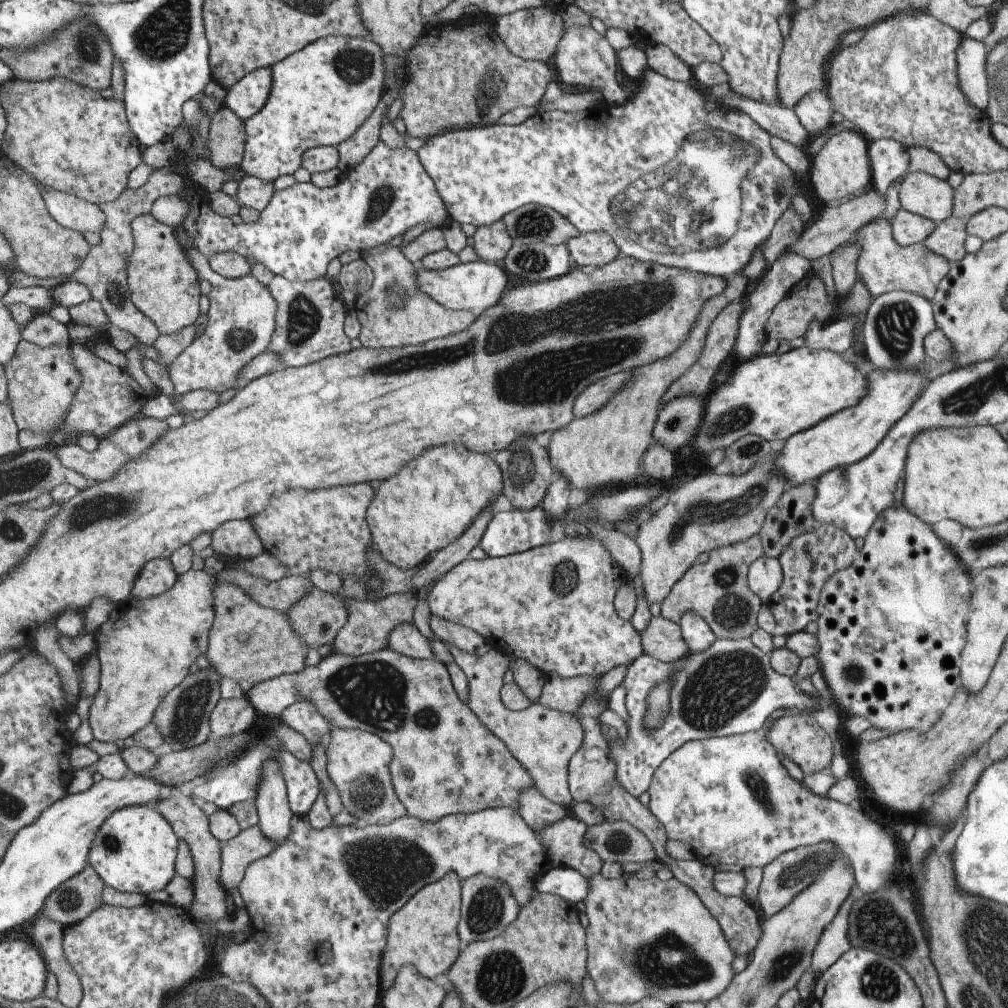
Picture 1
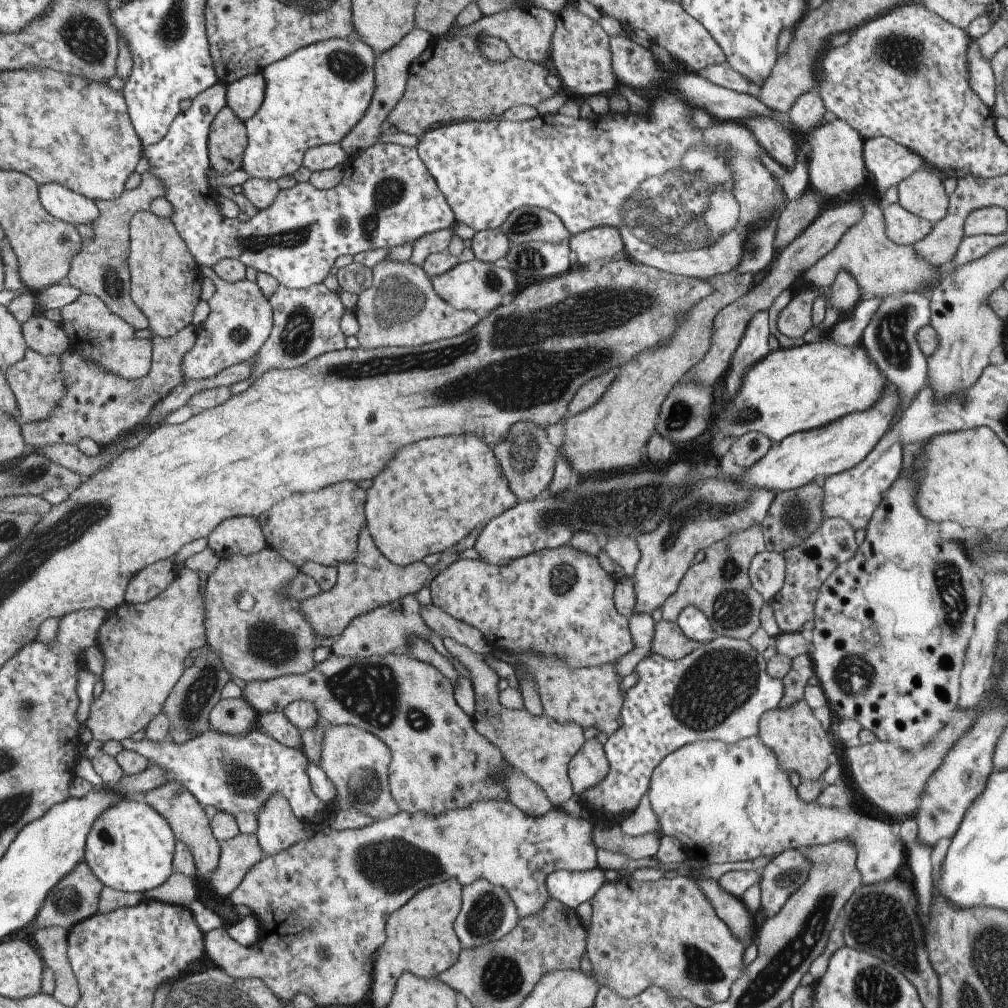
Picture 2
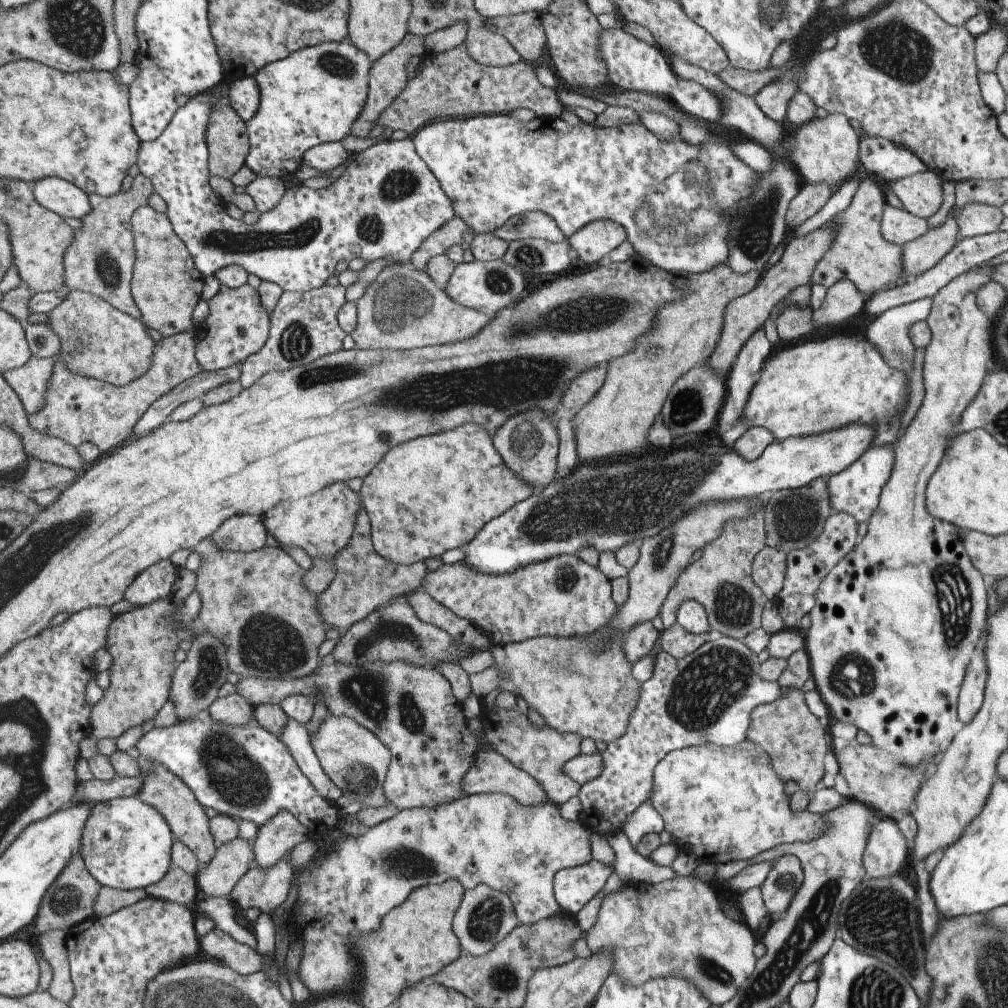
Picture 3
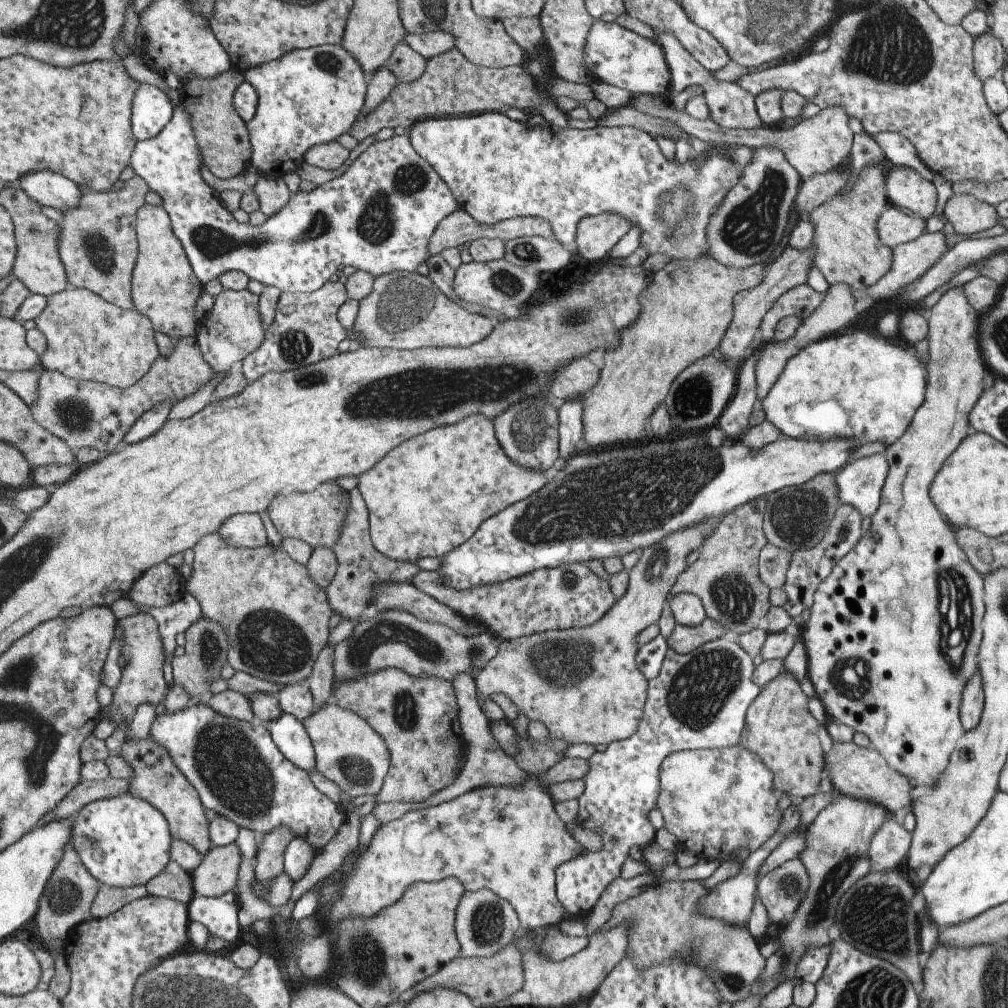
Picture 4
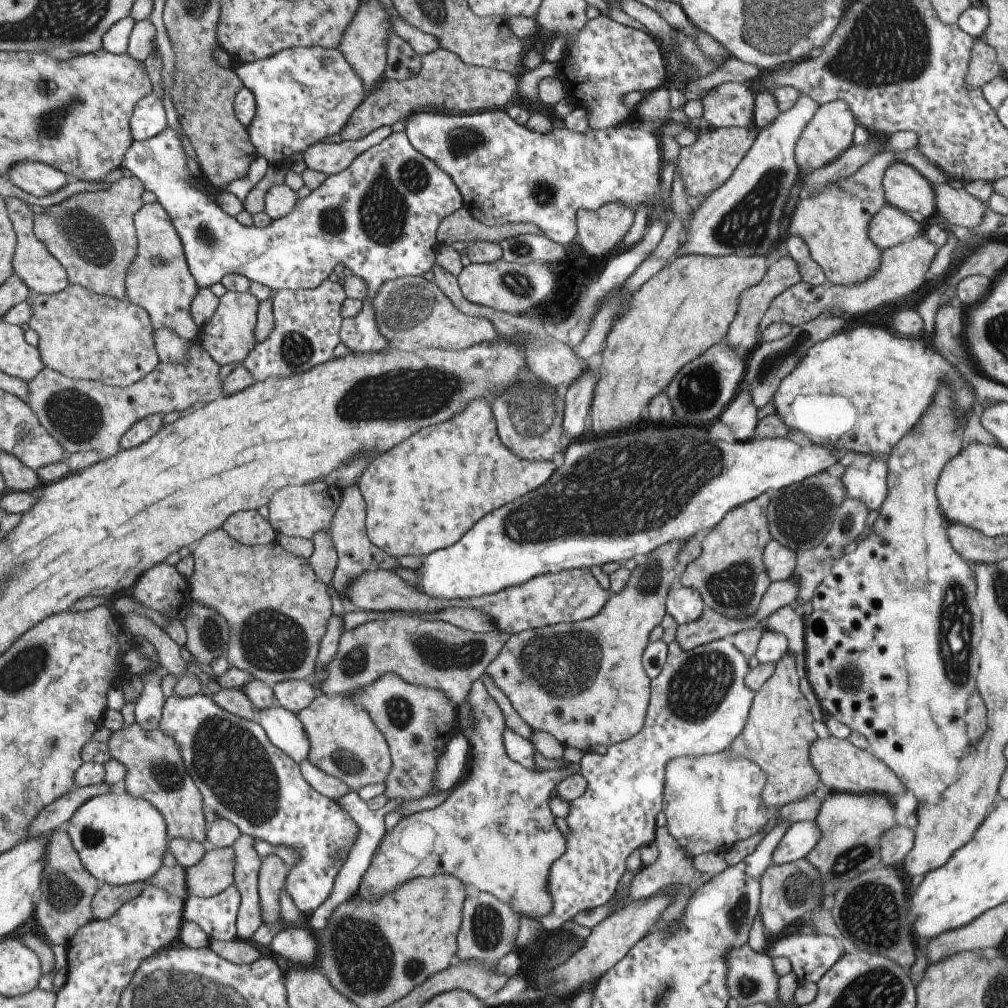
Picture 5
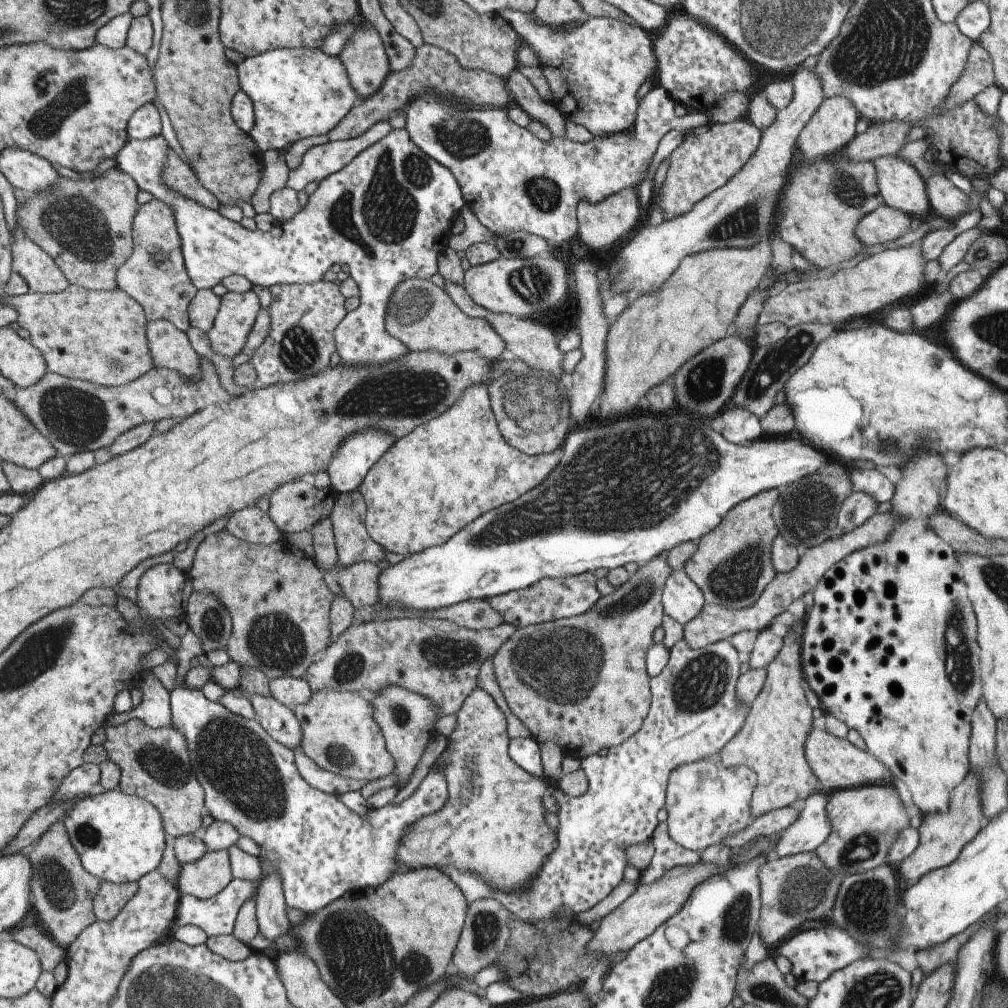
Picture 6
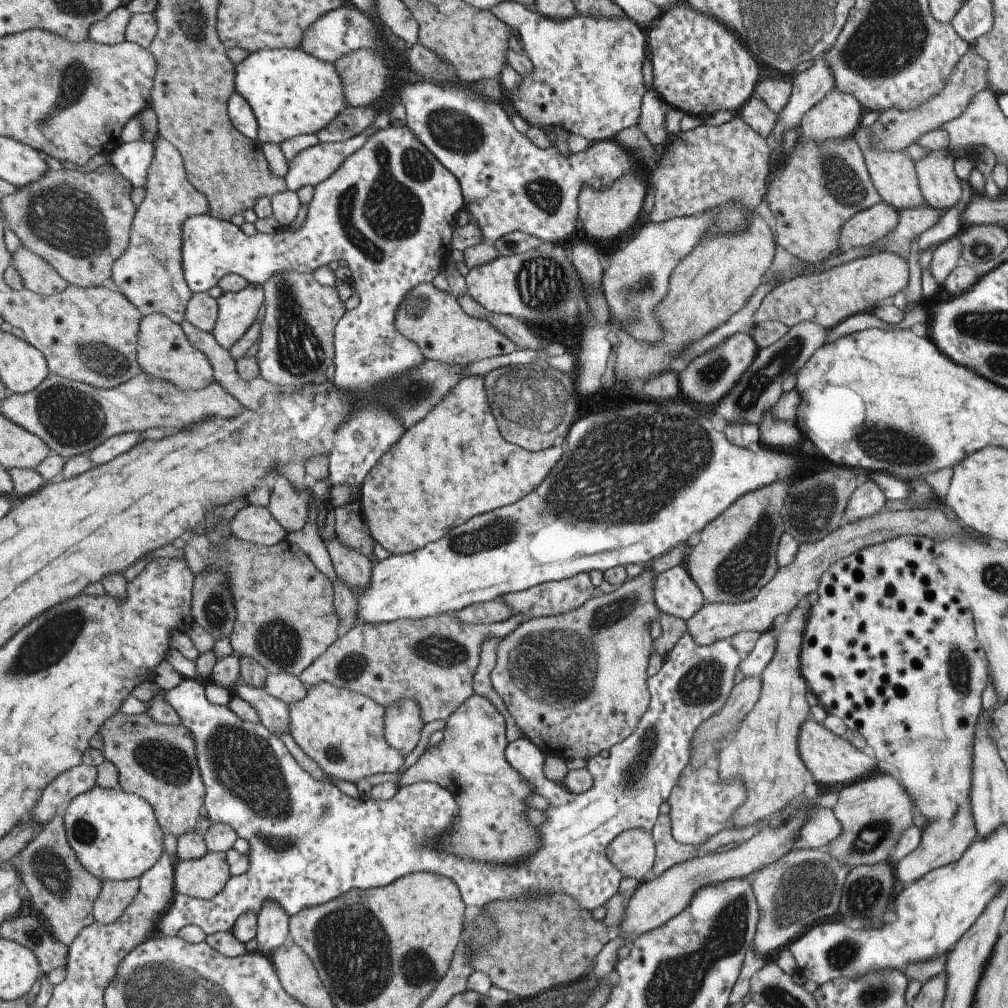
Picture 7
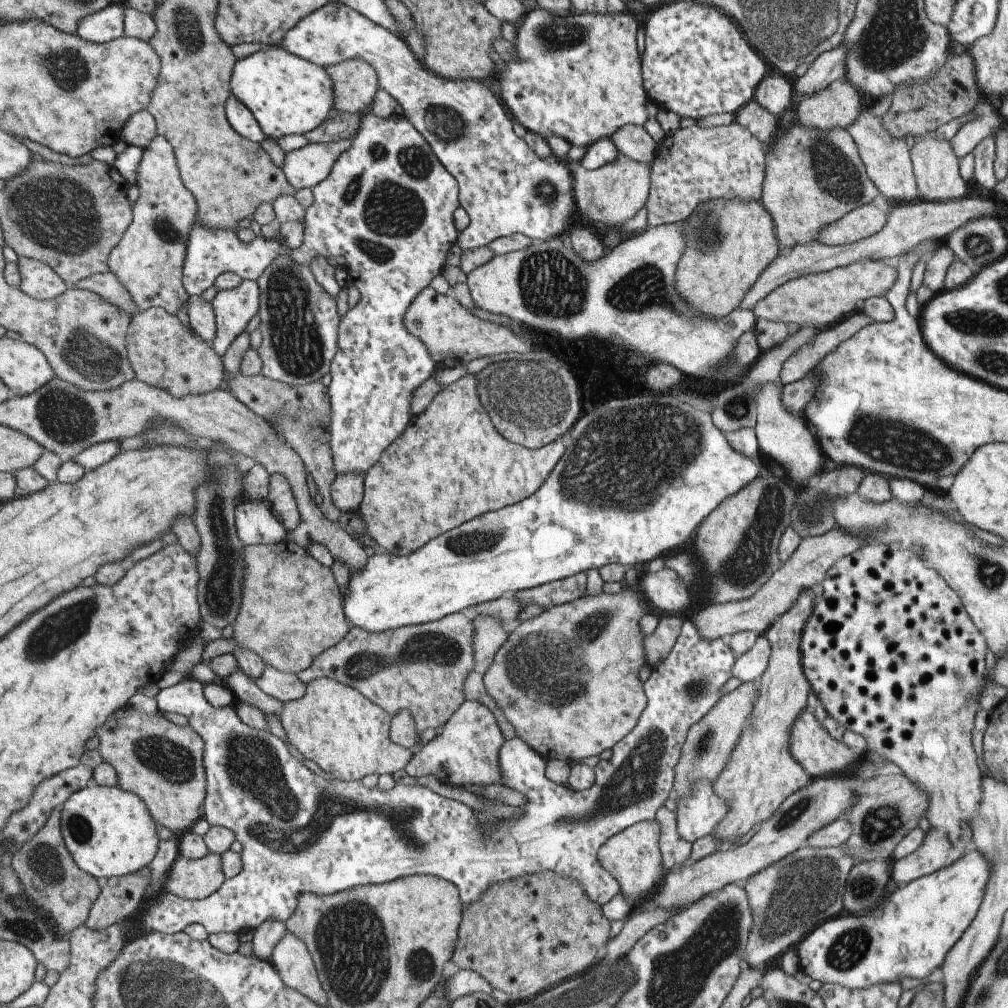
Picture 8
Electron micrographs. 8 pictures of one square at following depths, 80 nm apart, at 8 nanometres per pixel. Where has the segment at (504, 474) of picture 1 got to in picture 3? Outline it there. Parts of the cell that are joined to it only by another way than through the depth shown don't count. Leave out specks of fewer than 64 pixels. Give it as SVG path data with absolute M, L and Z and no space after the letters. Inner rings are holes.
M534 408L508 418L492 434L492 444L499 453L502 463L528 487L539 488L555 480L558 434L543 411Z

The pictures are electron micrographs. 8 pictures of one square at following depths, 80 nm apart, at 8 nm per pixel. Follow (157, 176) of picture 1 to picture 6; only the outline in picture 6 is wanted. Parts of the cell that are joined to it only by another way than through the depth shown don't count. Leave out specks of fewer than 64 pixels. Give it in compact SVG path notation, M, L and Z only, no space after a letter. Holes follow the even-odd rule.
M119 168L107 169L103 178L89 180L90 175L82 175L85 180L70 180L59 177L55 187L40 193L25 196L26 203L16 208L16 224L45 254L48 254L65 275L69 285L77 285L87 290L114 291L116 269L131 254L132 218L138 209L136 194L139 192L135 181Z

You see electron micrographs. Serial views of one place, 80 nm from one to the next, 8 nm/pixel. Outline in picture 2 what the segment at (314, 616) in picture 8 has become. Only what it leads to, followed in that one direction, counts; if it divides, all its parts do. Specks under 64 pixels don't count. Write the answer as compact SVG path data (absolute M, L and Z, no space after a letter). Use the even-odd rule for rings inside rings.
M265 546L249 556L230 555L221 559L213 572L203 577L204 633L206 644L220 660L230 678L264 681L285 675L300 675L313 668L312 654L318 646L318 638L306 619L298 611L299 601L288 601L278 592L297 573L298 568L287 562L277 551Z

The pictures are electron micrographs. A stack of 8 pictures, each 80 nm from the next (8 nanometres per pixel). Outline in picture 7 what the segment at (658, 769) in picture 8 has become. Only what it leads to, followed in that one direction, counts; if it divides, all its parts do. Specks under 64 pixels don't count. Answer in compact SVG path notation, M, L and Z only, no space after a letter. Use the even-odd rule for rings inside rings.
M683 633L677 642L673 645L673 648L665 655L665 660L661 668L655 675L648 676L646 678L646 687L650 694L650 701L646 711L640 716L636 729L623 739L620 743L614 744L611 748L608 748L609 755L603 756L595 755L591 758L586 759L584 766L587 773L591 776L591 786L580 793L570 793L560 783L554 783L544 777L542 766L544 763L544 753L537 748L527 737L521 736L517 740L507 743L506 749L504 750L505 760L521 775L534 790L534 793L541 795L547 802L549 802L549 808L545 812L546 820L538 826L538 839L540 844L538 848L530 857L523 861L518 861L513 865L494 865L491 863L485 863L484 861L466 861L463 859L456 859L449 853L445 853L442 849L438 848L436 842L442 839L443 835L446 835L447 831L450 831L452 827L452 820L457 814L458 804L454 801L450 792L447 792L442 786L431 781L416 781L410 784L399 785L397 793L389 800L385 801L373 801L369 796L359 796L358 800L351 800L341 794L339 789L333 784L322 783L314 779L311 775L308 775L291 757L291 754L287 751L287 748L281 743L281 740L277 735L272 735L263 725L257 721L256 723L250 723L241 720L238 716L235 716L234 712L231 712L229 708L223 705L211 704L204 695L203 683L191 678L179 681L171 690L164 691L165 700L167 704L173 708L175 714L181 725L183 725L192 736L195 745L196 754L196 765L200 772L200 779L204 785L204 804L203 804L203 815L205 815L211 823L228 824L233 828L237 837L244 838L247 840L249 845L248 856L248 869L240 875L230 876L227 882L223 885L223 888L210 899L196 899L187 895L174 893L172 896L171 904L168 909L163 913L156 921L155 931L159 935L176 936L177 931L187 925L195 925L201 928L206 935L215 933L226 933L230 932L235 920L238 919L239 915L244 912L251 911L255 914L258 913L259 908L266 902L267 899L276 900L280 907L288 914L293 916L299 911L303 911L307 907L322 905L324 902L333 900L339 895L345 896L348 891L357 889L362 891L366 888L375 888L385 886L393 882L396 878L411 874L417 871L423 872L434 872L447 878L450 878L459 889L461 900L465 906L477 906L478 908L491 901L501 901L509 905L515 906L515 902L511 901L523 901L524 897L528 897L529 901L533 901L536 897L539 897L542 893L548 893L553 895L554 893L565 893L570 896L579 908L584 911L591 912L593 908L602 906L602 904L611 898L613 894L617 892L617 885L619 880L622 878L622 874L615 868L609 859L606 857L607 845L623 831L631 829L641 829L650 832L652 826L655 824L656 818L659 814L659 804L663 804L669 796L671 788L676 783L676 778L686 768L690 762L690 746L691 739L695 731L705 722L711 715L714 715L720 708L725 704L727 697L729 696L730 690L734 685L735 670L738 669L740 658L738 657L737 651L733 648L733 645L727 640L721 639L715 641L710 645L698 645L694 643L694 640L689 636L689 633Z

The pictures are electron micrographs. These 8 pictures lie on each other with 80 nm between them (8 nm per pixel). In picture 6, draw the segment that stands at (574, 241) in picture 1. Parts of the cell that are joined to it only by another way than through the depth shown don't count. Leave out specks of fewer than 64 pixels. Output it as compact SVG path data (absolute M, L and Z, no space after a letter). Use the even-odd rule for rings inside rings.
M635 189L619 191L600 203L589 204L587 201L579 201L576 207L576 234L589 250L607 250L611 244L615 244L625 232L629 232L635 226L639 216L637 210L639 205Z

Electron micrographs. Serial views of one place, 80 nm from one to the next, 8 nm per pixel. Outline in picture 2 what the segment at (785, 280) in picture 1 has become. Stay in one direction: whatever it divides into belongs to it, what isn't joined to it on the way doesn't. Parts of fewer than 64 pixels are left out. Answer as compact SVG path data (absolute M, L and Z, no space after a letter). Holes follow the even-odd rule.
M767 309L754 312L745 325L730 366L724 374L726 394L723 396L724 404L728 403L738 391L743 373L770 351L768 347L770 336L767 327Z

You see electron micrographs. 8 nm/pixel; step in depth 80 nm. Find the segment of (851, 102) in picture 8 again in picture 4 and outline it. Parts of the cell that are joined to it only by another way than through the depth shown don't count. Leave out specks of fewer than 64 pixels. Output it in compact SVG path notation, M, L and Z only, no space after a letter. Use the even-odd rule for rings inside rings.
M635 94L630 98L629 106L643 114L671 121L678 129L692 137L704 141L722 141L734 144L743 144L750 147L778 147L789 164L796 170L801 182L810 176L822 175L831 171L841 169L850 160L852 149L852 136L847 125L847 113L841 107L829 107L820 111L811 118L806 118L795 123L788 129L781 130L778 126L763 126L758 129L722 129L711 119L696 119L689 116L684 110L678 111L672 102L666 98Z

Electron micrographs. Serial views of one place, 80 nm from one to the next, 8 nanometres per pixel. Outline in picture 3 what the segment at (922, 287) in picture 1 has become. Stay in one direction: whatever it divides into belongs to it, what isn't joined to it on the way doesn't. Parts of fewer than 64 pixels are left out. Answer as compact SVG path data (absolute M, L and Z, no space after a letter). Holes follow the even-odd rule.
M861 176L849 205L829 223L836 228L834 239L827 252L814 264L808 285L821 284L829 288L836 280L850 280L859 292L875 293L901 286L902 250L900 245L887 242L880 233L884 186L876 179Z

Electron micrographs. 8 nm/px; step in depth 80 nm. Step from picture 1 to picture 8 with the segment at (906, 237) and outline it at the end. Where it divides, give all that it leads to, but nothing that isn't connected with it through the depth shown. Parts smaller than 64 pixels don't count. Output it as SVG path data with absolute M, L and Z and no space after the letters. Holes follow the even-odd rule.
M868 205L849 211L839 220L822 228L818 240L821 245L846 245L866 239L879 232L887 222L888 212L879 206Z

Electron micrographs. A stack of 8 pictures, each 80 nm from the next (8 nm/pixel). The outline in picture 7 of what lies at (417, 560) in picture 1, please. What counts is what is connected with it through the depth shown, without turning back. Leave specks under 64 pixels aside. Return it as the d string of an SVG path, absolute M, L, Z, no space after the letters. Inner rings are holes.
M471 375L461 379L417 424L387 449L360 484L365 524L372 539L391 555L401 555L439 540L449 528L465 520L511 504L529 494L547 476L562 455L559 445L527 450L503 440L484 391L483 379Z

